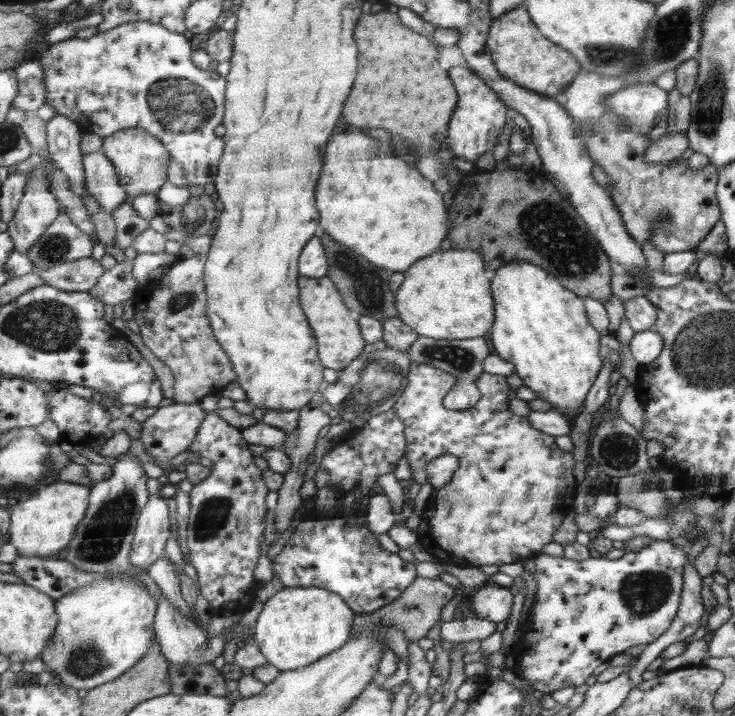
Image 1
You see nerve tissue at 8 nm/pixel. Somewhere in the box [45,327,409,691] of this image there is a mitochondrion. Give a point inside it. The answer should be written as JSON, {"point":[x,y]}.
{"point":[102,538]}

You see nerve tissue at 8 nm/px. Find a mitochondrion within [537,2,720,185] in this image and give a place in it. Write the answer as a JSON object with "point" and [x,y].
{"point":[672,34]}

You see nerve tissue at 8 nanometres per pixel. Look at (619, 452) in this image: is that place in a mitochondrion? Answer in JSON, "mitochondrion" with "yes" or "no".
{"mitochondrion":"yes"}

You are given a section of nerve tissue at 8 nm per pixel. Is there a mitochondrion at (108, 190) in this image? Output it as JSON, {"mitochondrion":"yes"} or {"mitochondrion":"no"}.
{"mitochondrion":"no"}

